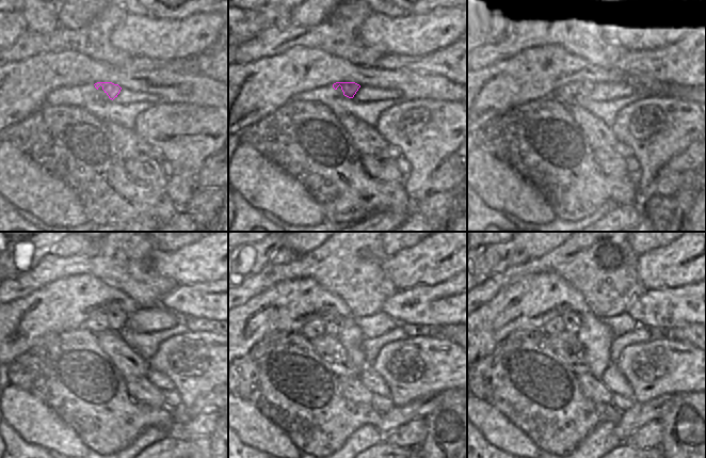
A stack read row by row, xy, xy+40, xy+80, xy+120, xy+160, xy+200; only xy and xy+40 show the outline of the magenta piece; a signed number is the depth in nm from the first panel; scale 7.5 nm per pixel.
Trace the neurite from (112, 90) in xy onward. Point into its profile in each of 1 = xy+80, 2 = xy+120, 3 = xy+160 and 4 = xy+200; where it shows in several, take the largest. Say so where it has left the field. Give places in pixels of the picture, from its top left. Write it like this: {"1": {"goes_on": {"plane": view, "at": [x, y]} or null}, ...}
{"1": {"goes_on": {"plane": "xy+80", "at": [580, 88]}}, "2": {"goes_on": {"plane": "xy+120", "at": [101, 326]}}, "3": {"goes_on": {"plane": "xy+160", "at": [332, 325]}}, "4": {"goes_on": {"plane": "xy+200", "at": [570, 321]}}}

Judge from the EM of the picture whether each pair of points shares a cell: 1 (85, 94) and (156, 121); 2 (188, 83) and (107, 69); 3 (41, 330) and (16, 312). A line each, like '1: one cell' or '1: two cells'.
1: two cells
2: one cell
3: one cell

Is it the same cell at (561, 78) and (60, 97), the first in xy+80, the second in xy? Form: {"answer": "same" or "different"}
{"answer": "different"}

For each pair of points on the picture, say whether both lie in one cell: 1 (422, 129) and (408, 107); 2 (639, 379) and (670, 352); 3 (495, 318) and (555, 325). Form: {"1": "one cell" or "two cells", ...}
{"1": "one cell", "2": "one cell", "3": "two cells"}

